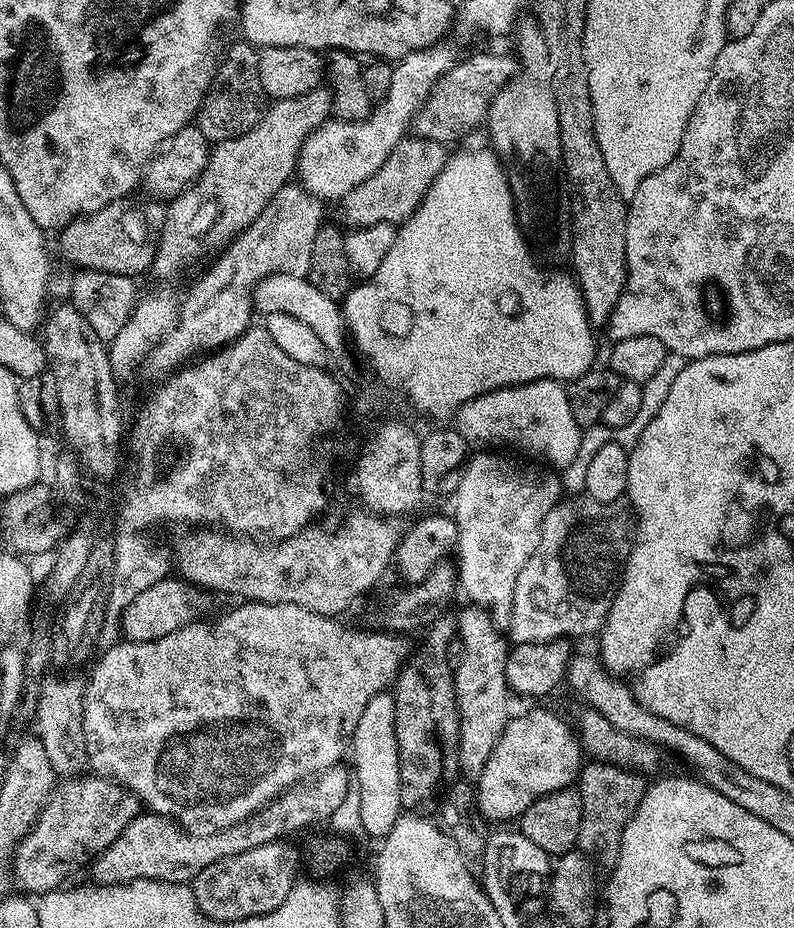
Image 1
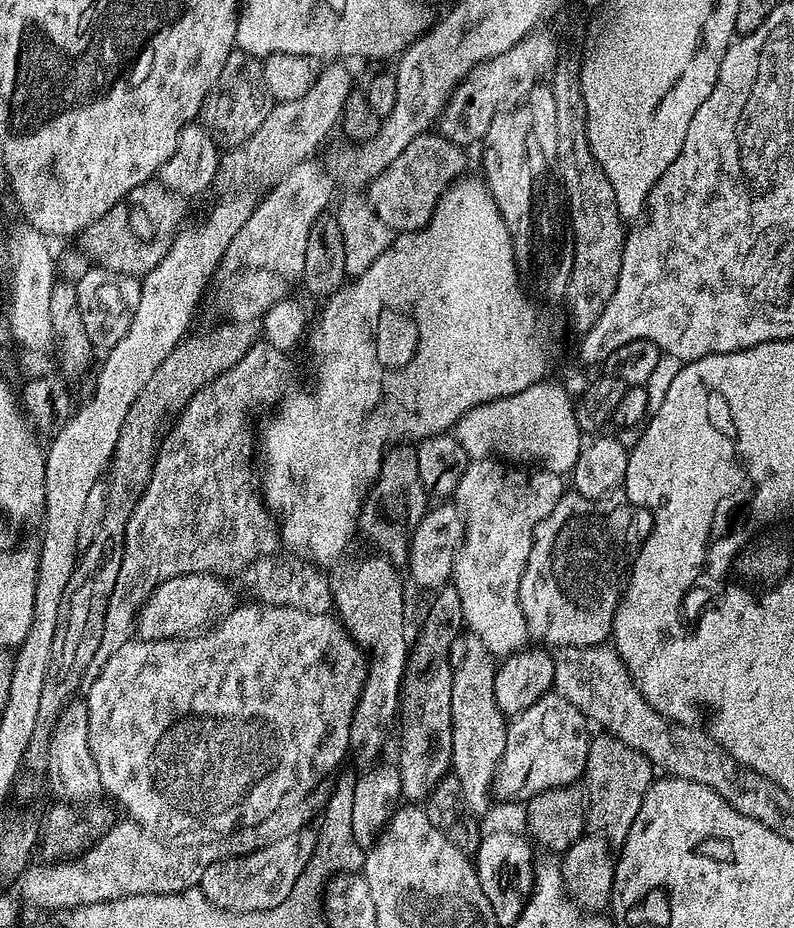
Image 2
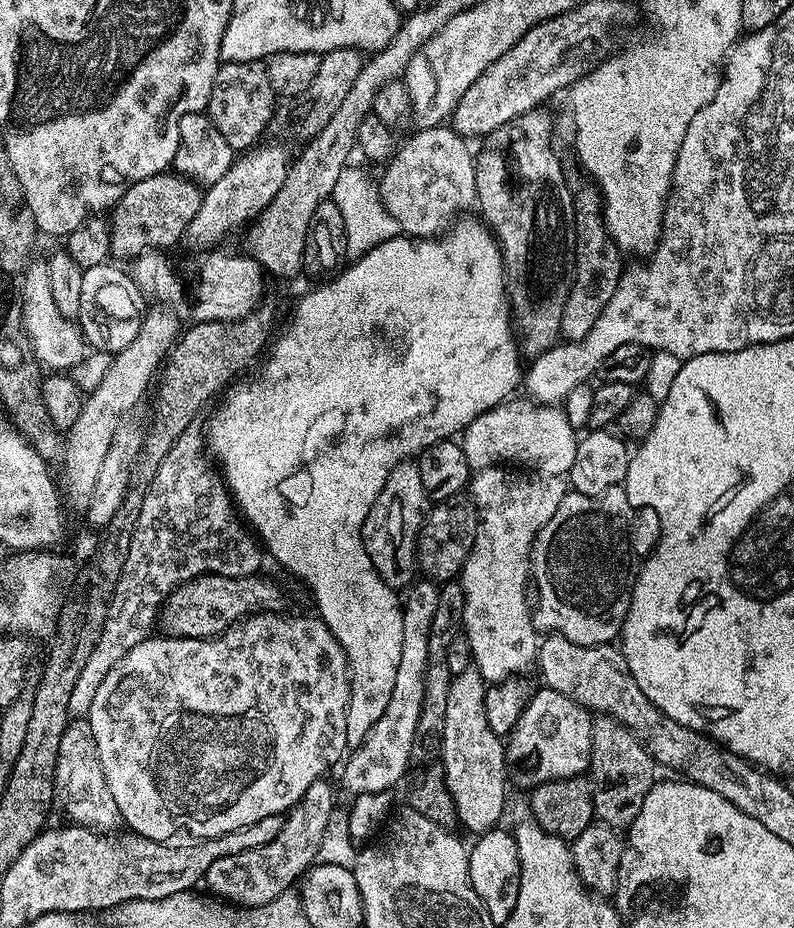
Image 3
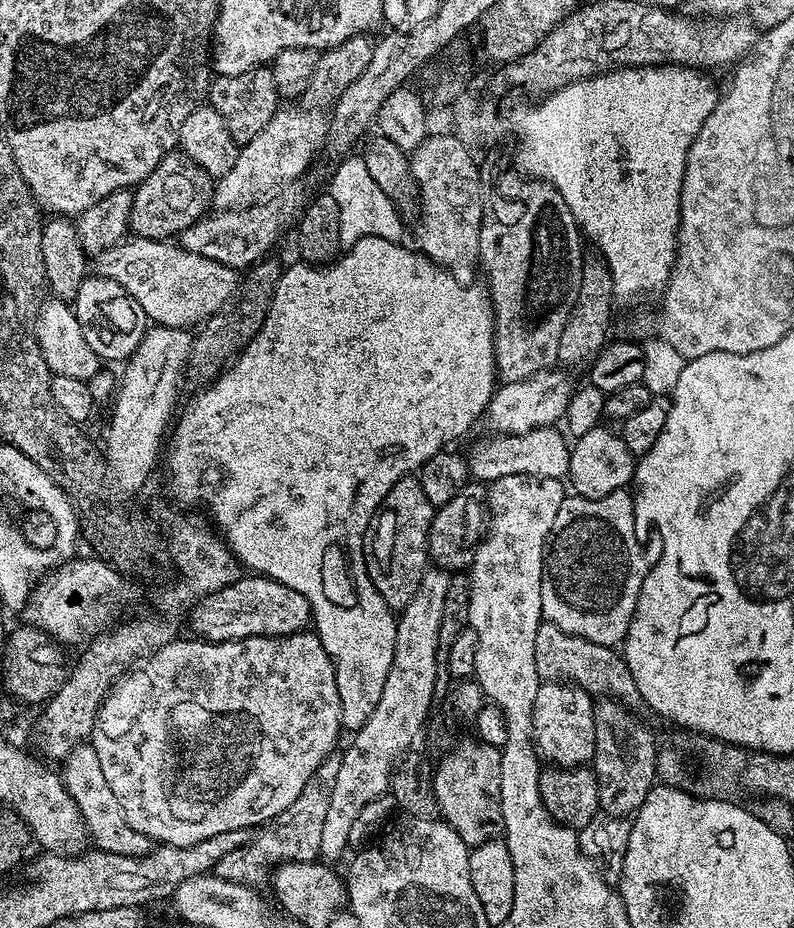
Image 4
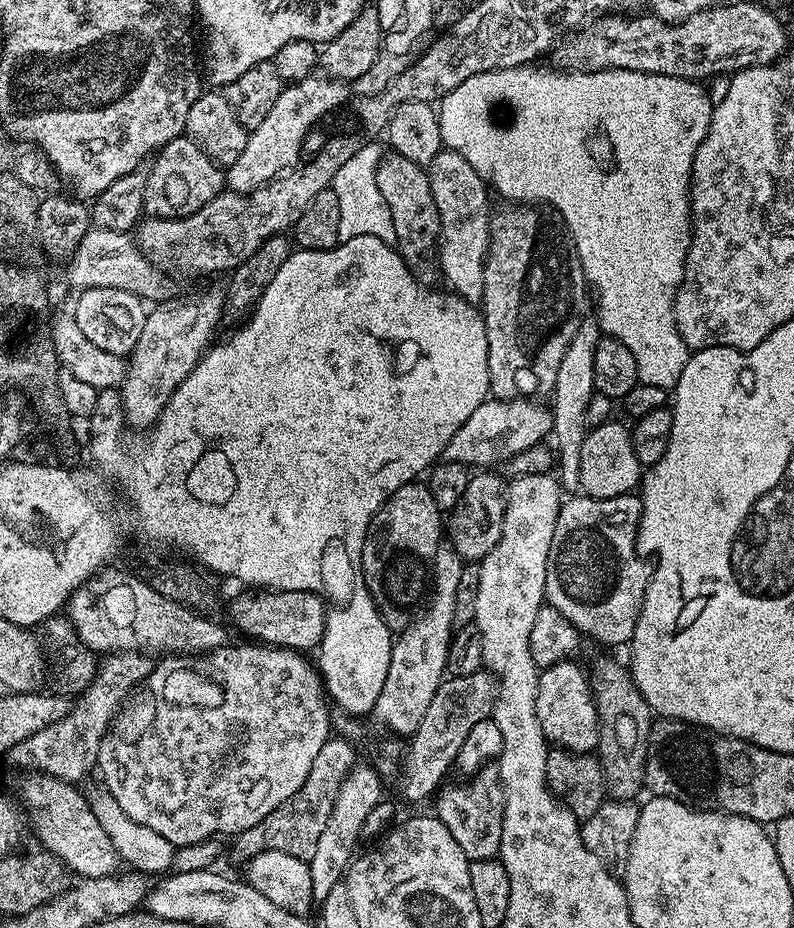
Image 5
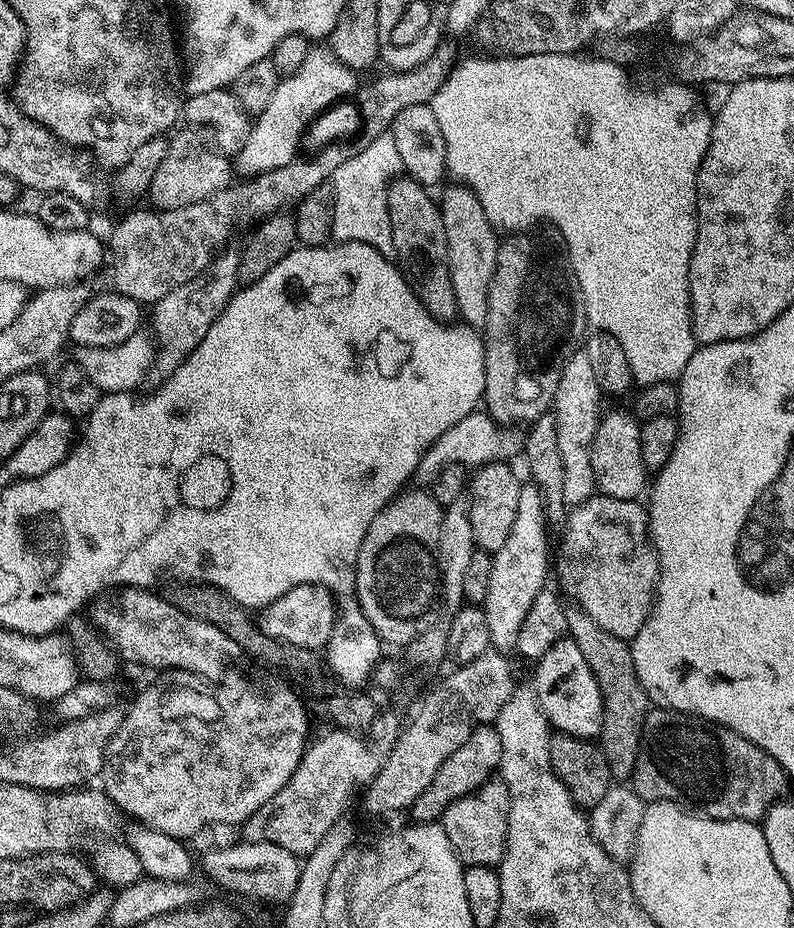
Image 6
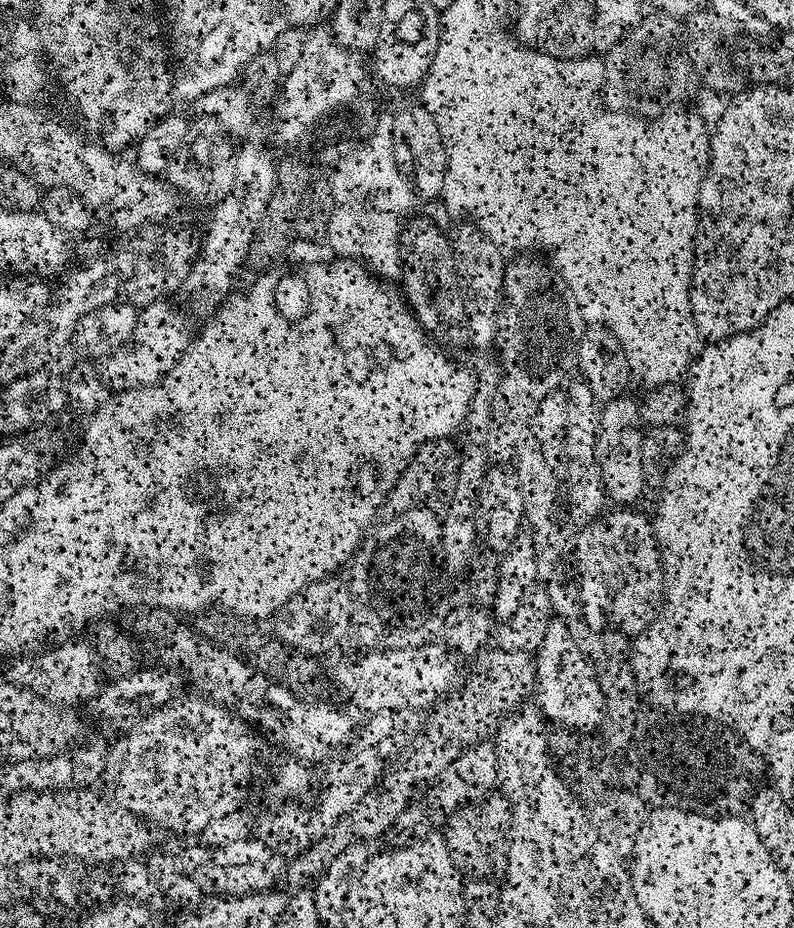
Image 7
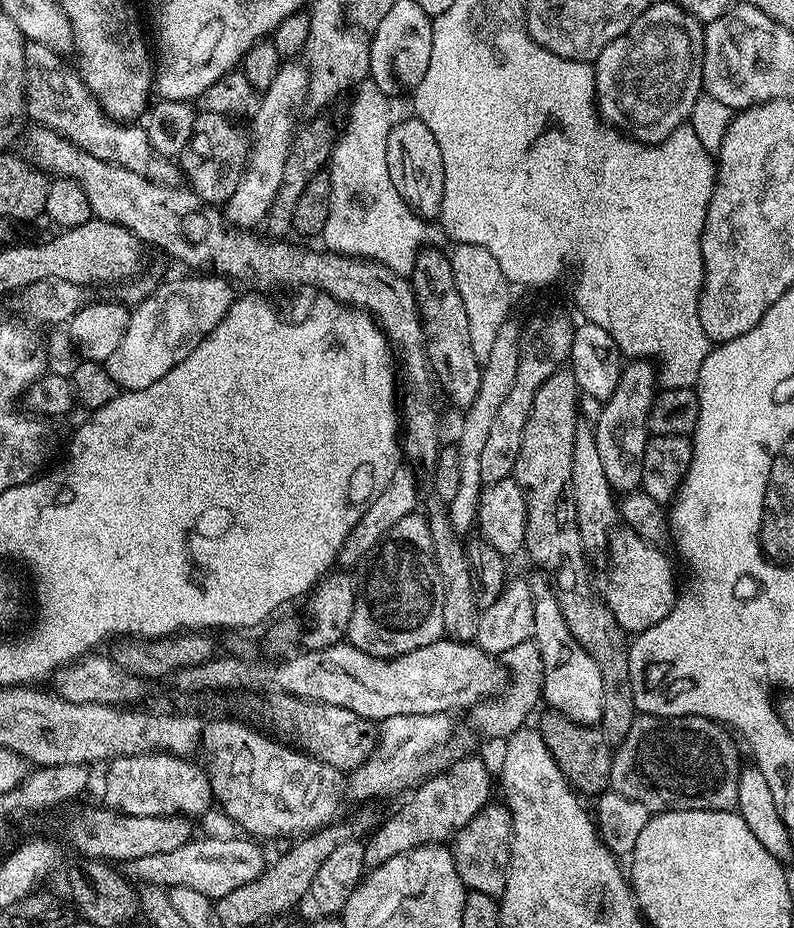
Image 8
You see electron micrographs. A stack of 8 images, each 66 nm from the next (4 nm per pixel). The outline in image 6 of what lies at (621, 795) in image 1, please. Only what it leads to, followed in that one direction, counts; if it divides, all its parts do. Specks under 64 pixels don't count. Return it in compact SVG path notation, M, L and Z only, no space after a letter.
M575 606L565 607L564 617L568 623L567 635L578 646L578 650L582 650L582 658L586 658L586 666L590 666L604 699L604 721L598 743L604 749L604 757L613 777L620 782L627 781L638 758L640 731L646 714L650 711L648 695L642 682L638 682L638 674L634 670L629 641L620 640L614 634L602 630Z

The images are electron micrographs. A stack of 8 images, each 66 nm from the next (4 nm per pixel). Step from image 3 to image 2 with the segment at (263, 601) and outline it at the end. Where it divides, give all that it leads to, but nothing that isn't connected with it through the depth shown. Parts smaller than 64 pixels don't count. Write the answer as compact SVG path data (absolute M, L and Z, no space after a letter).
M191 572L162 582L136 613L135 635L141 640L178 640L215 629L216 625L225 620L238 606L236 592L225 580L227 579L214 576L211 572Z

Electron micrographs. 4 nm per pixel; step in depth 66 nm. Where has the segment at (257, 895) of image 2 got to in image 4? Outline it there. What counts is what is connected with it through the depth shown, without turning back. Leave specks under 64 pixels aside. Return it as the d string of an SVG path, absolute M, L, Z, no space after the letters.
M329 758L325 760L324 765L320 767L319 775L317 775L312 781L306 785L306 787L302 790L302 794L298 794L298 798L294 798L294 802L290 807L281 814L281 816L276 817L274 821L274 826L276 828L269 827L267 830L269 832L264 832L259 836L259 834L253 835L251 842L249 842L246 846L242 846L238 850L230 850L230 854L225 854L219 862L217 862L214 874L218 878L226 878L226 882L238 882L239 884L247 884L249 886L260 886L260 883L267 881L269 879L270 873L275 869L277 866L282 864L293 864L294 862L312 862L320 856L320 843L322 842L322 826L326 823L326 810L330 807L330 790L332 789L332 781L329 779L333 774L336 772L336 765L337 761L335 759Z

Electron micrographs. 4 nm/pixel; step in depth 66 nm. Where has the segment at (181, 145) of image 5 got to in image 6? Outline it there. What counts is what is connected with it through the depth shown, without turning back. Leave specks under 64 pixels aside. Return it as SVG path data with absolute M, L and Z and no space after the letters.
M179 132L175 133L176 137L168 140L166 158L159 163L147 191L147 195L152 196L151 203L160 210L194 206L194 202L209 200L233 183L234 168L229 157L217 152L215 147L207 139L204 141L198 133Z

